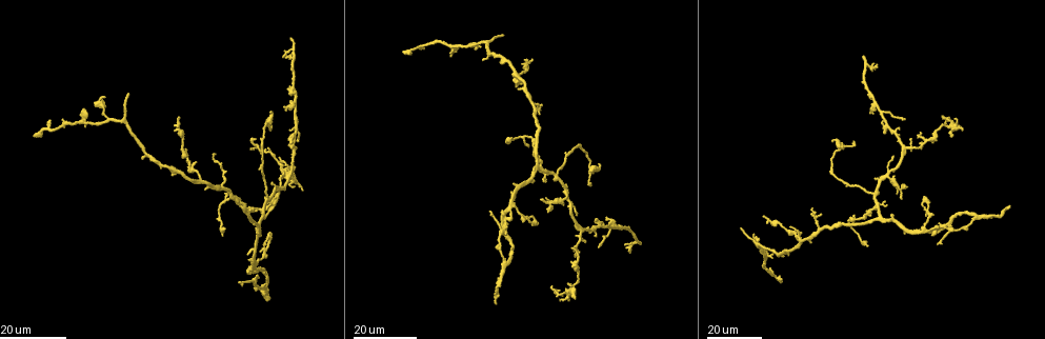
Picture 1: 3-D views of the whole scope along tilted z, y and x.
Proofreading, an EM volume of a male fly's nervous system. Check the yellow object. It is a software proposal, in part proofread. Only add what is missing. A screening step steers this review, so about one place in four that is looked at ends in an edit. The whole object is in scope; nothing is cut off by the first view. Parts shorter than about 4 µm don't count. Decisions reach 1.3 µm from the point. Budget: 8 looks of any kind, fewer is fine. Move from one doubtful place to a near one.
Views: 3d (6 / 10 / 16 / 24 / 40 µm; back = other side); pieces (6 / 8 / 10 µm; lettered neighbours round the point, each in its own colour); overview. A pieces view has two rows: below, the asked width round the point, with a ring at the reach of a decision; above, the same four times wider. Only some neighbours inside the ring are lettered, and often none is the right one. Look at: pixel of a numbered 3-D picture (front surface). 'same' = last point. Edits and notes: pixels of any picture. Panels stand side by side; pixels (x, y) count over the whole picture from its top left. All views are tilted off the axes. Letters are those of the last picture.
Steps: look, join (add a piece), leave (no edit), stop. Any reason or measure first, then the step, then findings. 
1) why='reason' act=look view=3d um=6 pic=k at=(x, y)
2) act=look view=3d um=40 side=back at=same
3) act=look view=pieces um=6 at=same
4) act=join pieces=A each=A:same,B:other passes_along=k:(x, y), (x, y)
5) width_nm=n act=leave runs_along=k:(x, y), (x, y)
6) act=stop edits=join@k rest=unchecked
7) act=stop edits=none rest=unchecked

why='thin end' act=look view=3d um=24 pic=1 at=(891, 214)

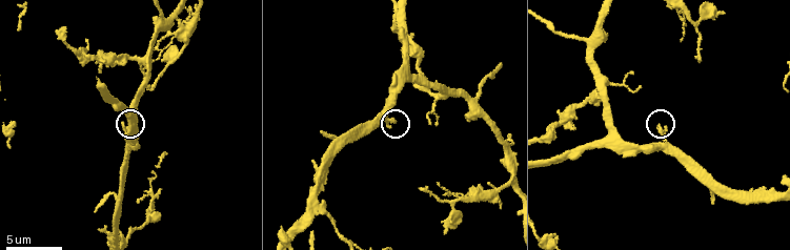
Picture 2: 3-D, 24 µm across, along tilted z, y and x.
why='see the neighbours' act=look view=pieces um=10 pic=2 at=(123, 124)

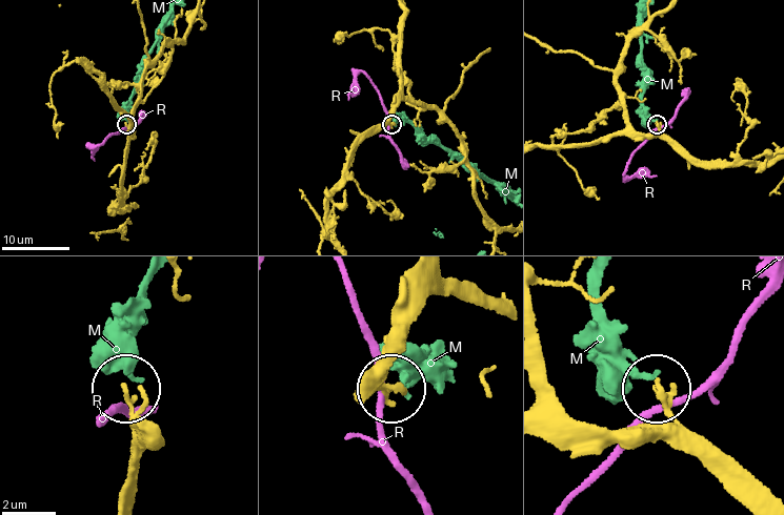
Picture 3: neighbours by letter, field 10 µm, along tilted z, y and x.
act=leave each=M:other,R:other found='no lettered piece goes on from it'

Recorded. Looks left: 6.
why='an open end' act=look view=3d um=16 pic=1 at=(595, 221)

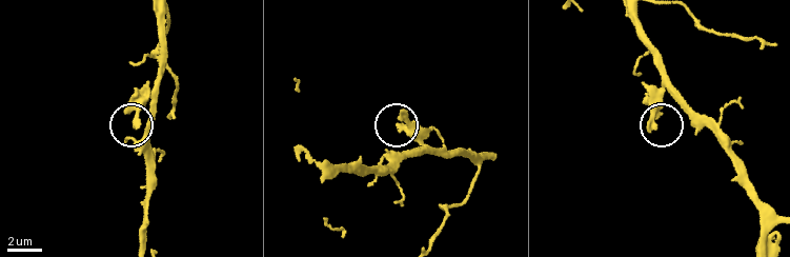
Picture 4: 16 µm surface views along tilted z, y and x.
act=look view=pieces um=8 pic=4 at=(137, 126)

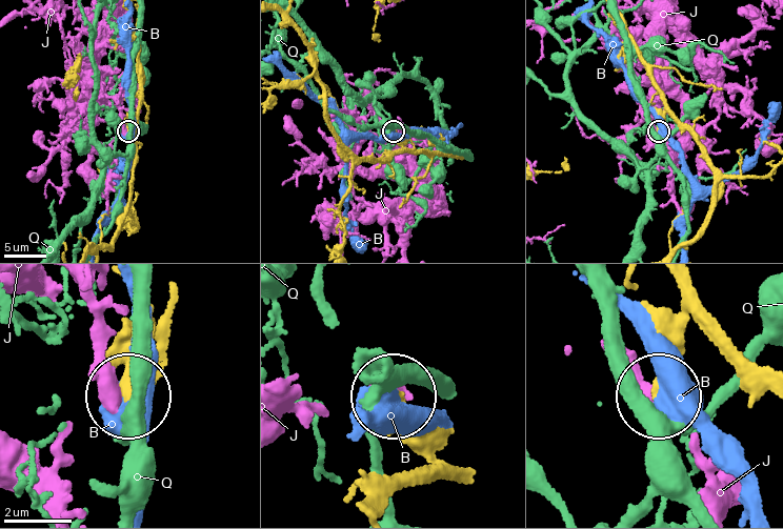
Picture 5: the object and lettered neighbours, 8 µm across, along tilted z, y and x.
act=leave each=B:other,J:other,Q:other runs_along=5:(707, 214), (714, 182), (705, 147), (667, 114), (658, 129) found='none of them fits'

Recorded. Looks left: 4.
why='an open end' act=look view=3d um=16 pic=1 at=(863, 55)

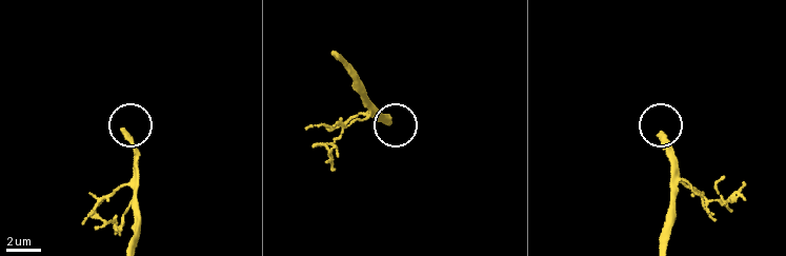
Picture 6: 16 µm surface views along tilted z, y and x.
why='see the neighbours' act=look view=pieces um=10 pic=6 at=(122, 129)

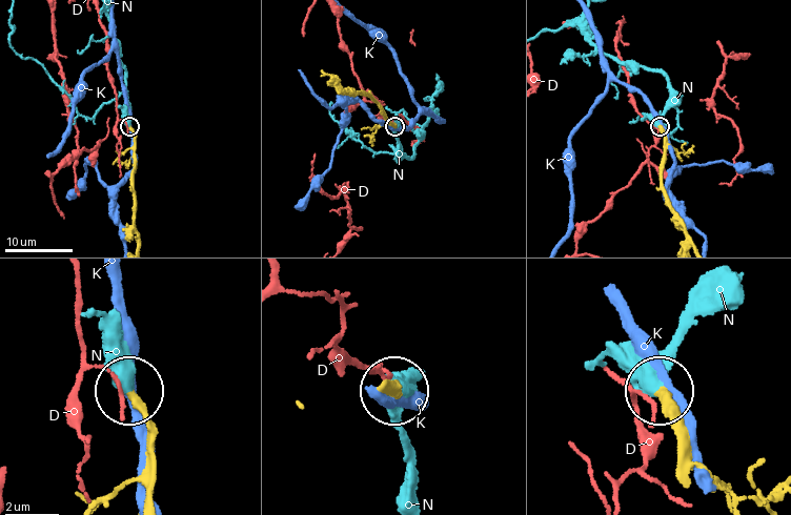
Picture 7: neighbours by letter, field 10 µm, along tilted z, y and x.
act=join pieces=N each=D:other,K:other,N:same passes_along=7:(665, 139), (658, 123), (670, 98), (668, 79), (626, 66) found='the neuron continues'

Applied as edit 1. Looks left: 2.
act=stop edits=join@7 rest=unchecked

